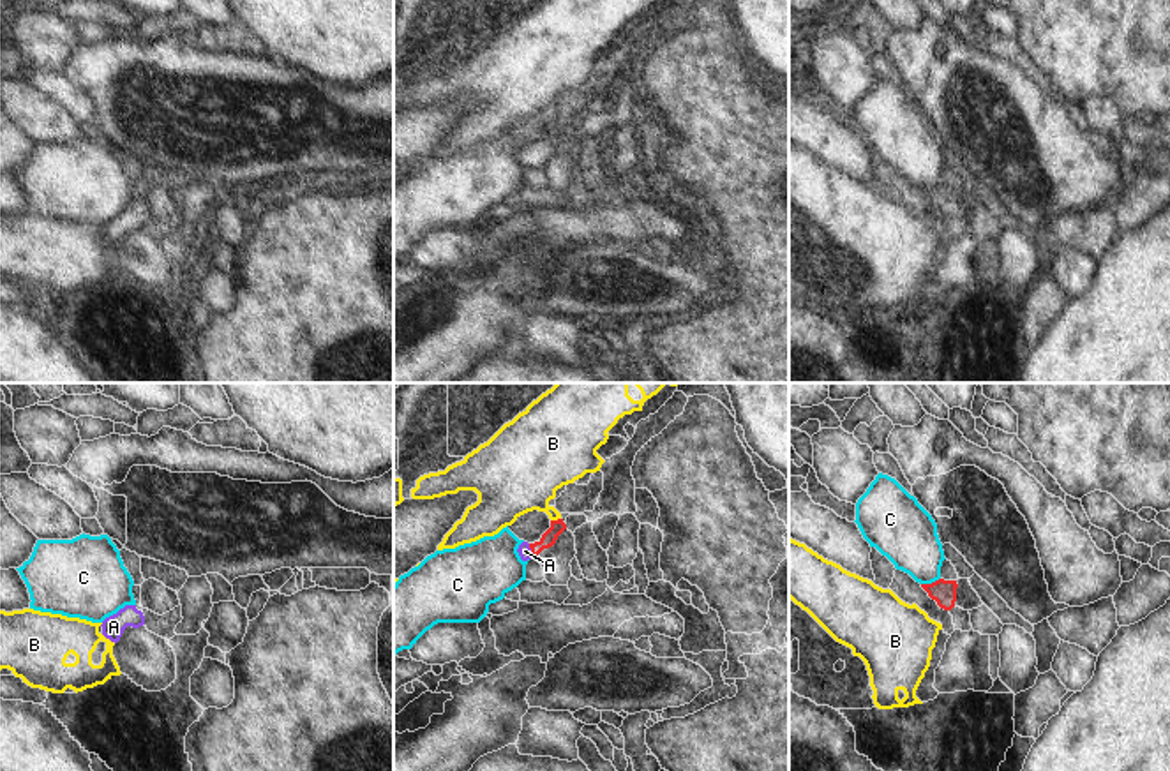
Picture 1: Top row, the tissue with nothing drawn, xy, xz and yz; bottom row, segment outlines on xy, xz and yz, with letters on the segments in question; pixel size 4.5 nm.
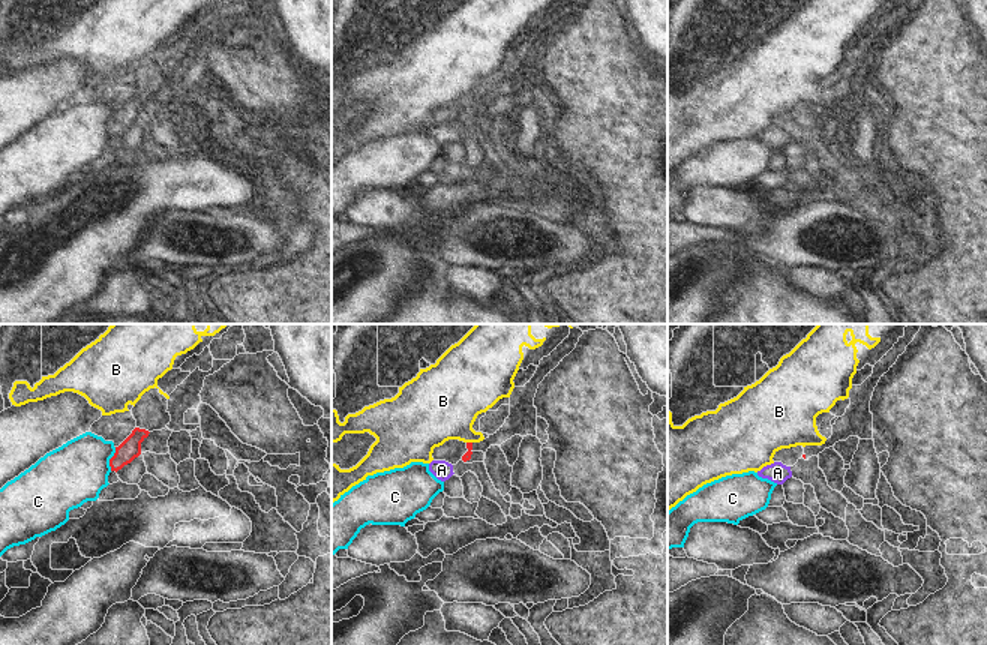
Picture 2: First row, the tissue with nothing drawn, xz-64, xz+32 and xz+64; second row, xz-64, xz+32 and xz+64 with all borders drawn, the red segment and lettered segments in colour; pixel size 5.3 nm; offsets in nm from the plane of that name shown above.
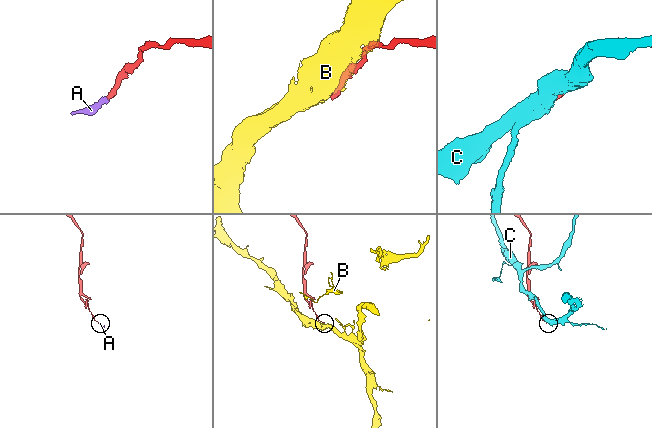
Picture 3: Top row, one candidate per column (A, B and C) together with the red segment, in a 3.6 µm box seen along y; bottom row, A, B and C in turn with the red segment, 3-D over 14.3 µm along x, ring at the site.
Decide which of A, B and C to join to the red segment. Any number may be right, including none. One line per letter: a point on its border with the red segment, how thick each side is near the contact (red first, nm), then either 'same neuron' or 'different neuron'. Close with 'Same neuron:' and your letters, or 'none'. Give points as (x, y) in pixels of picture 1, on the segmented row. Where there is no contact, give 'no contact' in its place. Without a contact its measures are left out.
A: xz (530, 547) | 70/60 nm | same neuron
B: xz (554, 521) | 70/320 nm | different neuron
C: yz (932, 583) | 110/280 nm | different neuron
Same neuron: A

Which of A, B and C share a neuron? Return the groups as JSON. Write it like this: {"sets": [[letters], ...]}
{"sets": [["A"], ["B"], ["C"]]}

